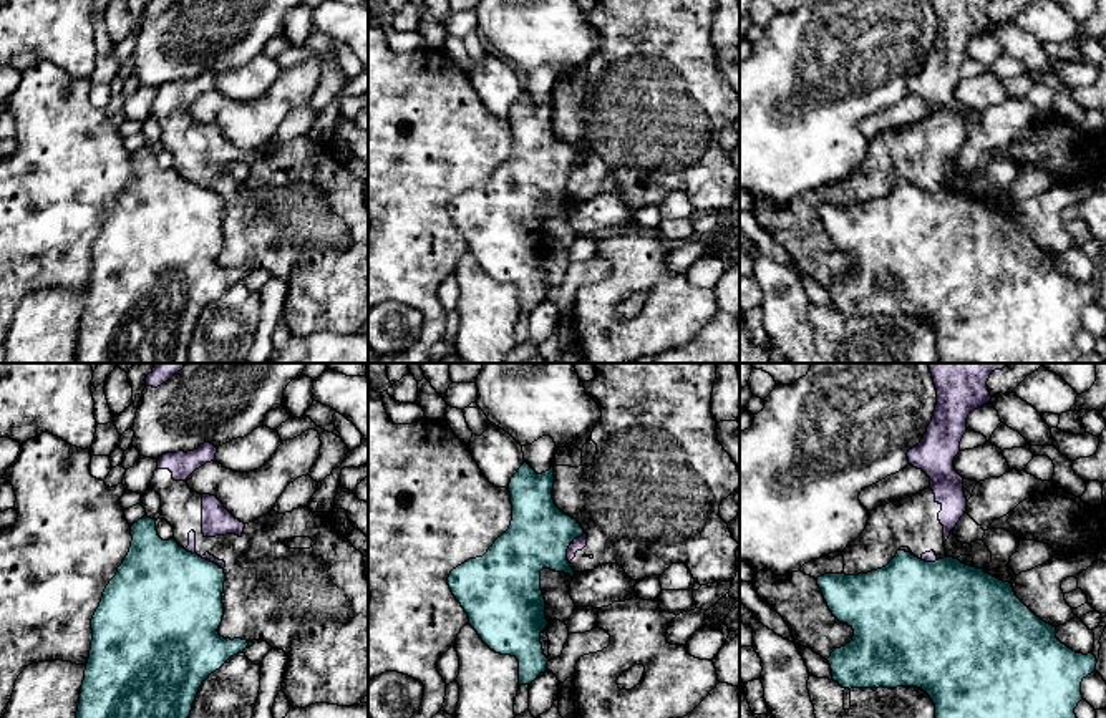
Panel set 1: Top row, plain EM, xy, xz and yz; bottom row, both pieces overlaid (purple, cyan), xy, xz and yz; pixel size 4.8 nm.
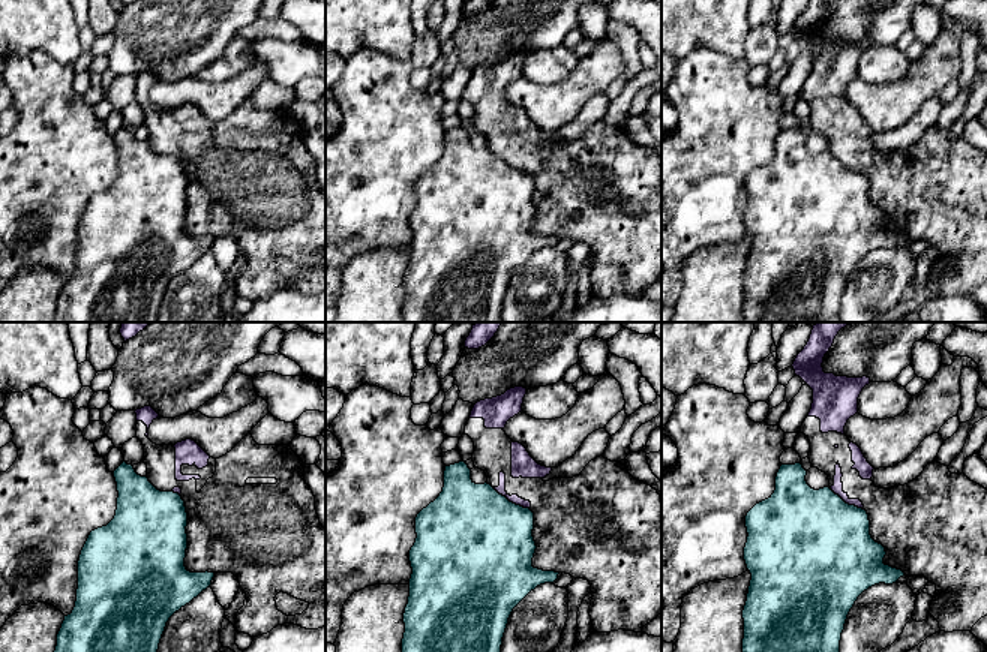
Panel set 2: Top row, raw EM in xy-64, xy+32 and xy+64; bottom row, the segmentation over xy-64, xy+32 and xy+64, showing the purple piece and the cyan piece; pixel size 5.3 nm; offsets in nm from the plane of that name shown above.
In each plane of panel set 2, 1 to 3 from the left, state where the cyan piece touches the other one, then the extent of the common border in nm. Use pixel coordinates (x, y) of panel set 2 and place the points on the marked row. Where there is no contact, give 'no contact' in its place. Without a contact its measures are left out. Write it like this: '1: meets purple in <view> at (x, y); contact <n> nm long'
1: meets purple in xy-64 at (176, 492); contact 50 nm long
2: meets purple in xy+32 at (512, 501); contact 240 nm long
3: meets purple in xy+64 at (846, 502); contact 220 nm long

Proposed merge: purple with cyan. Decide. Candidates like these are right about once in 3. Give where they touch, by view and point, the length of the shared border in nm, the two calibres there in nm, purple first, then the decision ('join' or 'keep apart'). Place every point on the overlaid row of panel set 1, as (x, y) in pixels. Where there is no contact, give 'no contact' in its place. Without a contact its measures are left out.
meets purple in xz at (567, 554); contact 100 nm long; 60 nm thick on the purple side, 300 nm on the other; keep apart

